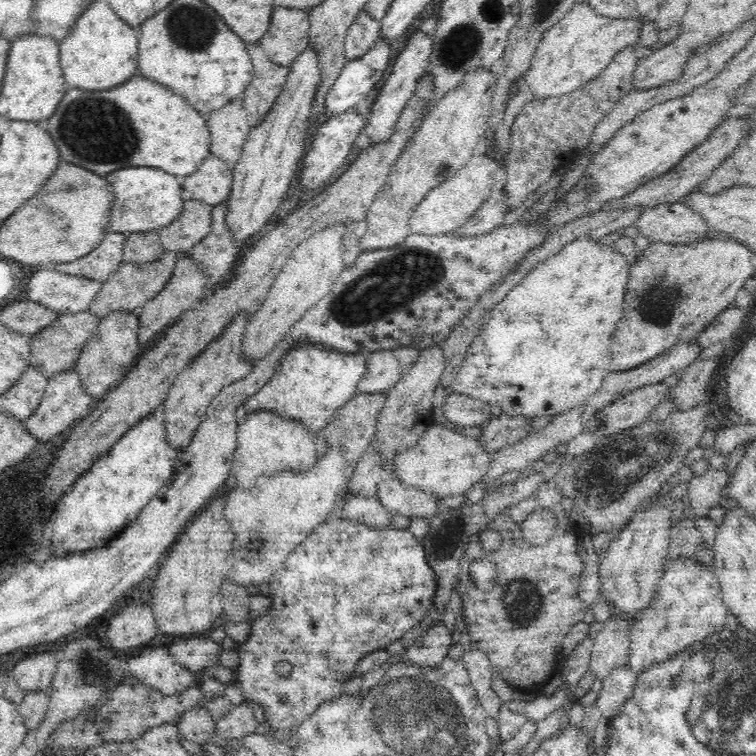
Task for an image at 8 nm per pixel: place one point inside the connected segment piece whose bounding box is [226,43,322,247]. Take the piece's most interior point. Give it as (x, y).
(269, 161)

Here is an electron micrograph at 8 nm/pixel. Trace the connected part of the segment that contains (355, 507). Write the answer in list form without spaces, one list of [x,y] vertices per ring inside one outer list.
[[[350,493],[342,506],[341,518],[371,527],[388,527],[394,515],[377,498],[360,497]]]

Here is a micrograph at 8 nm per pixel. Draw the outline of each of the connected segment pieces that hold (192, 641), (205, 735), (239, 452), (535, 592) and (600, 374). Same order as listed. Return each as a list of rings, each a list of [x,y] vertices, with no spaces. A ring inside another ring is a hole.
[[[190,636],[169,644],[168,650],[176,662],[194,673],[220,664],[222,647],[207,637]]]
[[[193,707],[182,712],[177,720],[178,731],[186,740],[198,744],[210,744],[216,738],[216,723],[205,707]]]
[[[256,410],[247,414],[237,433],[237,448],[233,459],[232,476],[236,478],[237,488],[252,489],[261,476],[272,476],[280,470],[290,470],[294,474],[304,474],[316,464],[316,444],[310,432],[298,422],[284,420],[271,410]]]
[[[544,484],[530,498],[524,500],[522,504],[506,508],[490,520],[488,525],[494,530],[498,530],[502,535],[502,548],[496,552],[486,552],[482,548],[480,537],[477,534],[467,538],[464,557],[460,560],[461,574],[458,575],[457,592],[461,596],[463,603],[462,610],[467,622],[466,629],[469,632],[473,648],[479,648],[486,653],[489,658],[492,674],[502,677],[510,686],[519,690],[535,691],[543,686],[550,674],[556,668],[556,660],[560,653],[560,644],[568,630],[577,622],[584,620],[584,614],[589,607],[584,605],[579,597],[579,582],[584,573],[584,562],[579,554],[578,544],[582,538],[582,529],[570,522],[569,512],[562,507],[563,494],[554,488],[546,488]],[[535,510],[552,510],[556,512],[559,525],[556,534],[543,545],[536,546],[526,542],[522,536],[522,526],[526,517]],[[487,561],[496,567],[498,582],[494,590],[486,592],[476,587],[476,583],[470,577],[470,566],[472,562]]]
[[[590,237],[587,239],[576,239],[574,242],[564,246],[564,248],[561,248],[548,260],[541,262],[536,268],[528,272],[526,278],[523,278],[520,284],[517,284],[510,290],[502,302],[496,304],[486,314],[480,334],[477,334],[470,343],[466,356],[457,371],[456,378],[451,382],[453,392],[484,401],[490,406],[496,404],[500,406],[504,415],[530,419],[549,415],[554,417],[585,403],[587,398],[591,397],[602,386],[604,377],[608,374],[609,366],[612,362],[610,342],[612,334],[614,334],[614,330],[616,330],[616,326],[620,322],[620,318],[624,316],[624,306],[622,304],[624,304],[624,294],[626,294],[626,284],[628,284],[628,278],[630,278],[629,269],[631,267],[628,261],[626,261],[626,257],[618,250],[614,250],[610,245],[604,245],[598,239]]]

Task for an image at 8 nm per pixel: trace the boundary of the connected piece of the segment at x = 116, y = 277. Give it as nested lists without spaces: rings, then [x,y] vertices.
[[[167,252],[152,262],[136,264],[135,262],[123,261],[120,268],[110,275],[110,278],[103,282],[100,292],[92,300],[89,311],[99,319],[108,316],[110,312],[125,310],[126,312],[138,312],[149,300],[152,300],[168,282],[172,276],[172,270],[176,268],[177,253]]]

